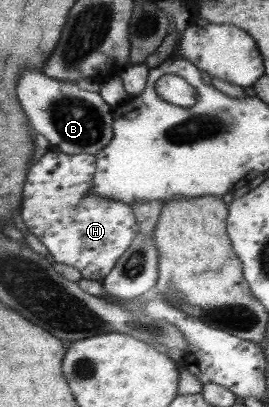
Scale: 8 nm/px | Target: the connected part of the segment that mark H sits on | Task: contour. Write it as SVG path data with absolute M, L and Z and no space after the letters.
M52 146L41 161L31 166L23 217L57 262L80 269L86 279L103 283L131 249L141 229L131 204L97 194L95 177L98 169L98 156L68 154L59 146Z

